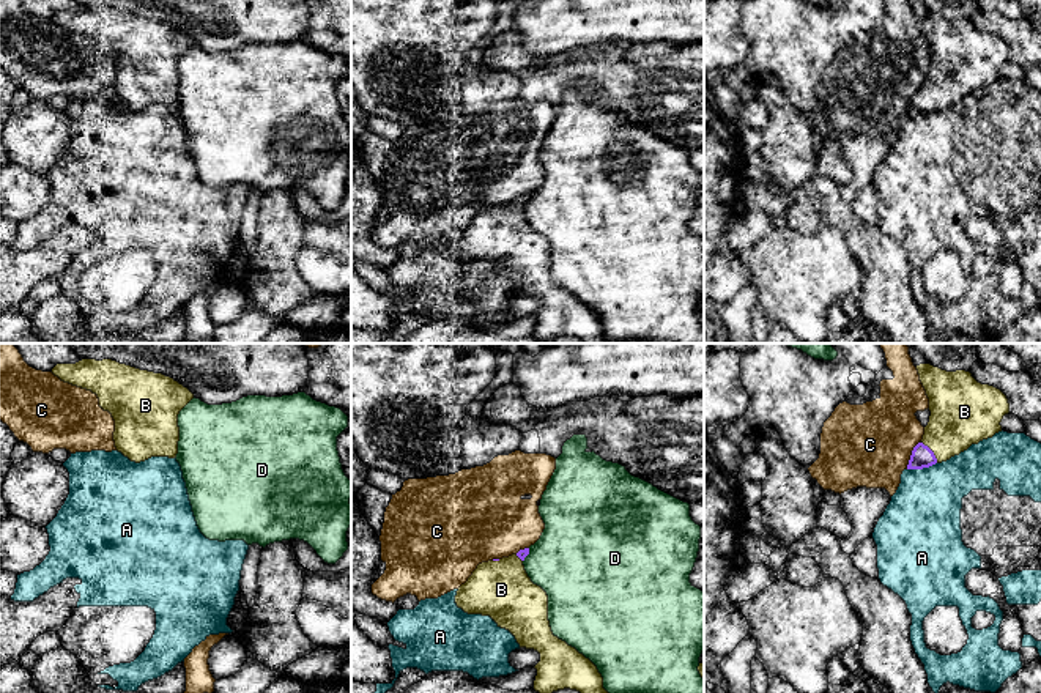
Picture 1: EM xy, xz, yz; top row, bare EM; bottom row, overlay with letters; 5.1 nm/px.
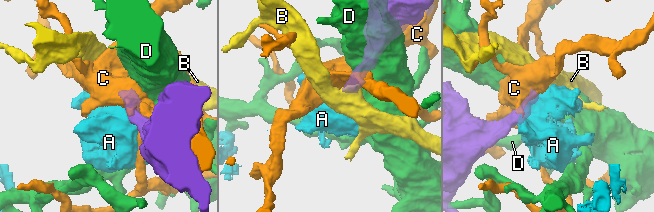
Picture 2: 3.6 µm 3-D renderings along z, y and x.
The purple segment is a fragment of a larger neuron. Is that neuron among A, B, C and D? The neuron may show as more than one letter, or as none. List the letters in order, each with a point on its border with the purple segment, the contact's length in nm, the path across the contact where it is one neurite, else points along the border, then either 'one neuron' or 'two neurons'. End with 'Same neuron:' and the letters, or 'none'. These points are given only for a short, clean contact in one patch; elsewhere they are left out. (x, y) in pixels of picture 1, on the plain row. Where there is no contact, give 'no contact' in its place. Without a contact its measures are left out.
A: meets purple in yz at (922, 115); contact 160 nm long; two neurons
B: meets purple in yz at (933, 100); contact 140 nm long; runs through yz (922, 103), (933, 100), (961, 60); one neuron
C: meets purple in yz at (911, 103); contact 160 nm long; two neurons
D: meets purple in xz at (528, 200); contact 80 nm long; two neurons
Same neuron: B

